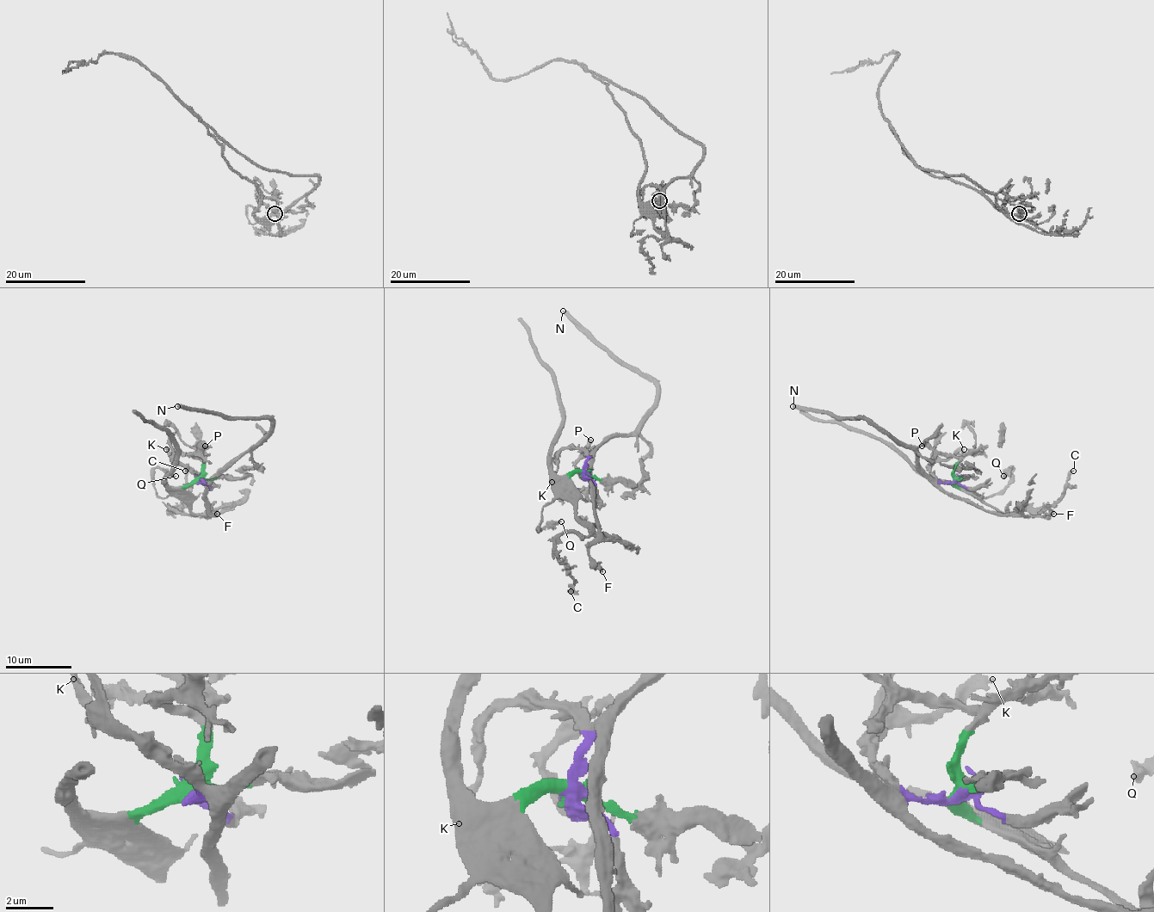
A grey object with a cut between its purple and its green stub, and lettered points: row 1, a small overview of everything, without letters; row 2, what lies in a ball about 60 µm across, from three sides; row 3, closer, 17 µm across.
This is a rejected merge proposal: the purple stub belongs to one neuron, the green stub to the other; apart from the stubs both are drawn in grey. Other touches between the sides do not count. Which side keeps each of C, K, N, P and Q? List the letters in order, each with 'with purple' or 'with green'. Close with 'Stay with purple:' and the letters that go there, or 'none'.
C: with green
K: with purple
N: with purple
P: with green
Q: with green
Stay with purple: K, N

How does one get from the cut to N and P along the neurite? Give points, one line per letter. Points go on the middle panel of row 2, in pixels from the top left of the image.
N: (584, 472), (586, 461), (611, 438), (627, 436), (636, 428), (654, 403), (656, 385), (616, 362), (563, 311)
P: (584, 472), (588, 476), (579, 472), (576, 459), (591, 440)

